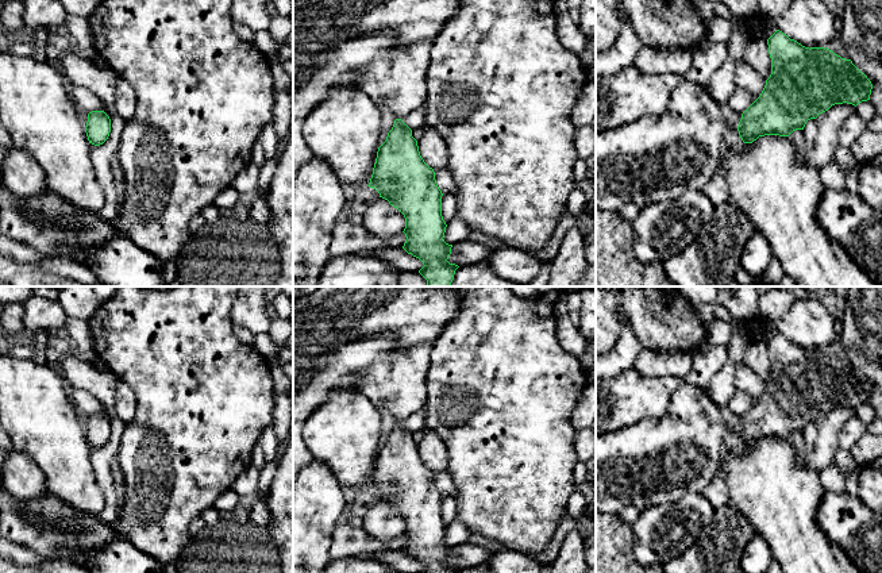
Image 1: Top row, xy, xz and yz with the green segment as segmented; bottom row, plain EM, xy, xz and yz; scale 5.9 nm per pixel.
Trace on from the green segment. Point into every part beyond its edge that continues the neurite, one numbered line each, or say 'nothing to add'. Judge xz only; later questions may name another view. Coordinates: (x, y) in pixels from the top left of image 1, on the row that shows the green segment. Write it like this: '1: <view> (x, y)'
1: xz (393, 76)

